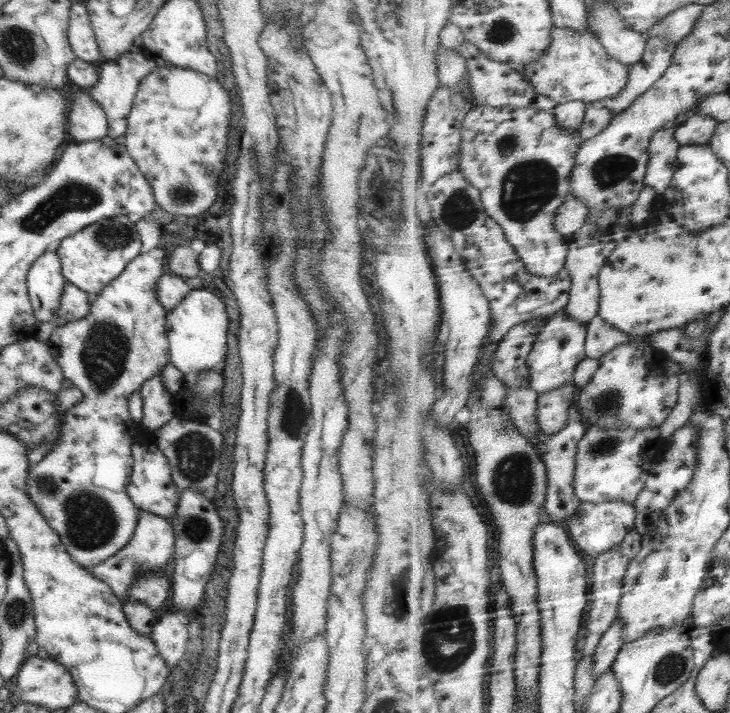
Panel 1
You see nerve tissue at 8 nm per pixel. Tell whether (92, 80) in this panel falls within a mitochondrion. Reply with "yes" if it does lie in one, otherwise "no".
no

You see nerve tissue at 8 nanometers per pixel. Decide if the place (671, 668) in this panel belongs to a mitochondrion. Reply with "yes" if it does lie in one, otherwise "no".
yes

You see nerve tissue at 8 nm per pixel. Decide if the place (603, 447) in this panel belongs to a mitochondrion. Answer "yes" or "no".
yes

